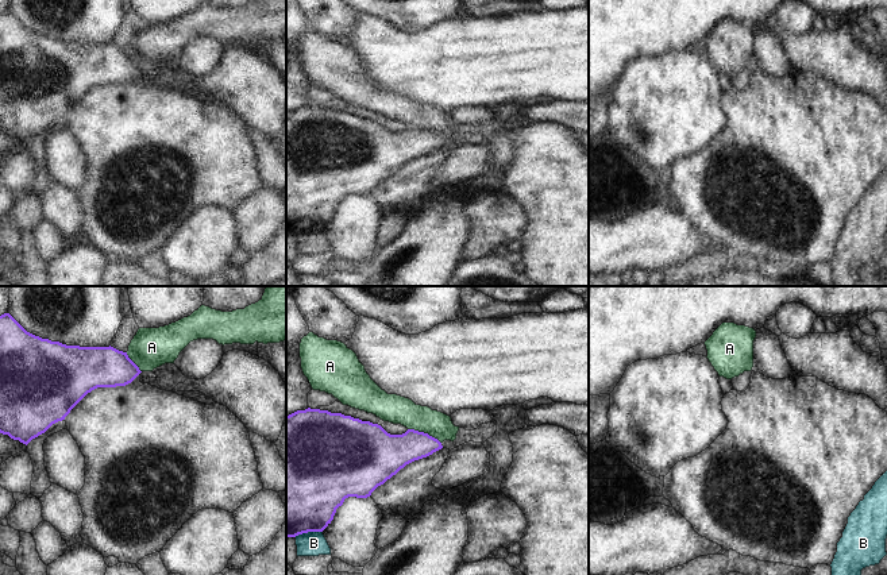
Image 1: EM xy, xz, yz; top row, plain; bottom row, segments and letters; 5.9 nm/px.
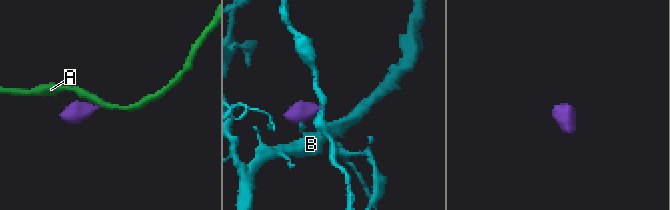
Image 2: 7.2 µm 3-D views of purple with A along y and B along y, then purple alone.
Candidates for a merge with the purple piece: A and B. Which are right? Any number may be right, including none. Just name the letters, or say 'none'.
none.

